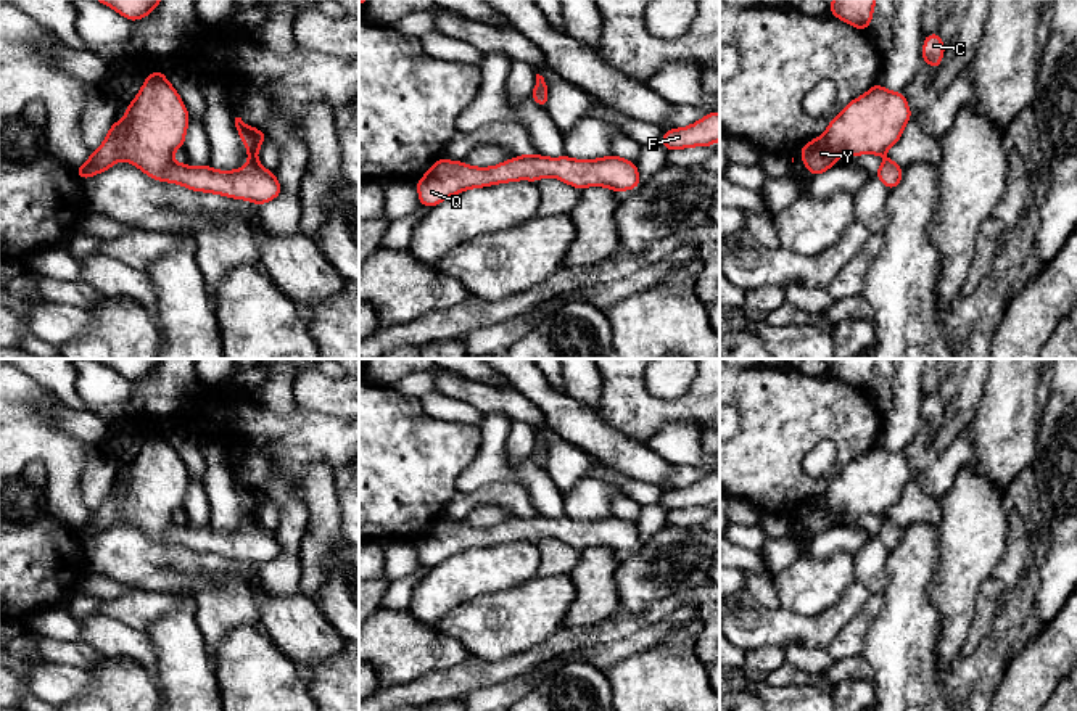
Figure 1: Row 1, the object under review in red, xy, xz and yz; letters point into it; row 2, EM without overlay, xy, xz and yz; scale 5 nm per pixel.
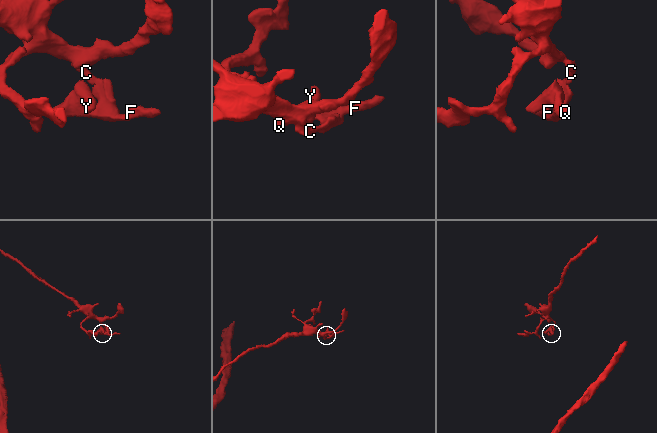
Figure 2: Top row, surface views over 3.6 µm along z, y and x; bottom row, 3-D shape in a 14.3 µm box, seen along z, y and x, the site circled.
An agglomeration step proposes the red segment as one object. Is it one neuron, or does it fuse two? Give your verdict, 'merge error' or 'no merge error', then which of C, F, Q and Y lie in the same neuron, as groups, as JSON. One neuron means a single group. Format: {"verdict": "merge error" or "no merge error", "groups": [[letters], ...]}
{"verdict": "no merge error", "groups": [["C", "F", "Q", "Y"]]}

